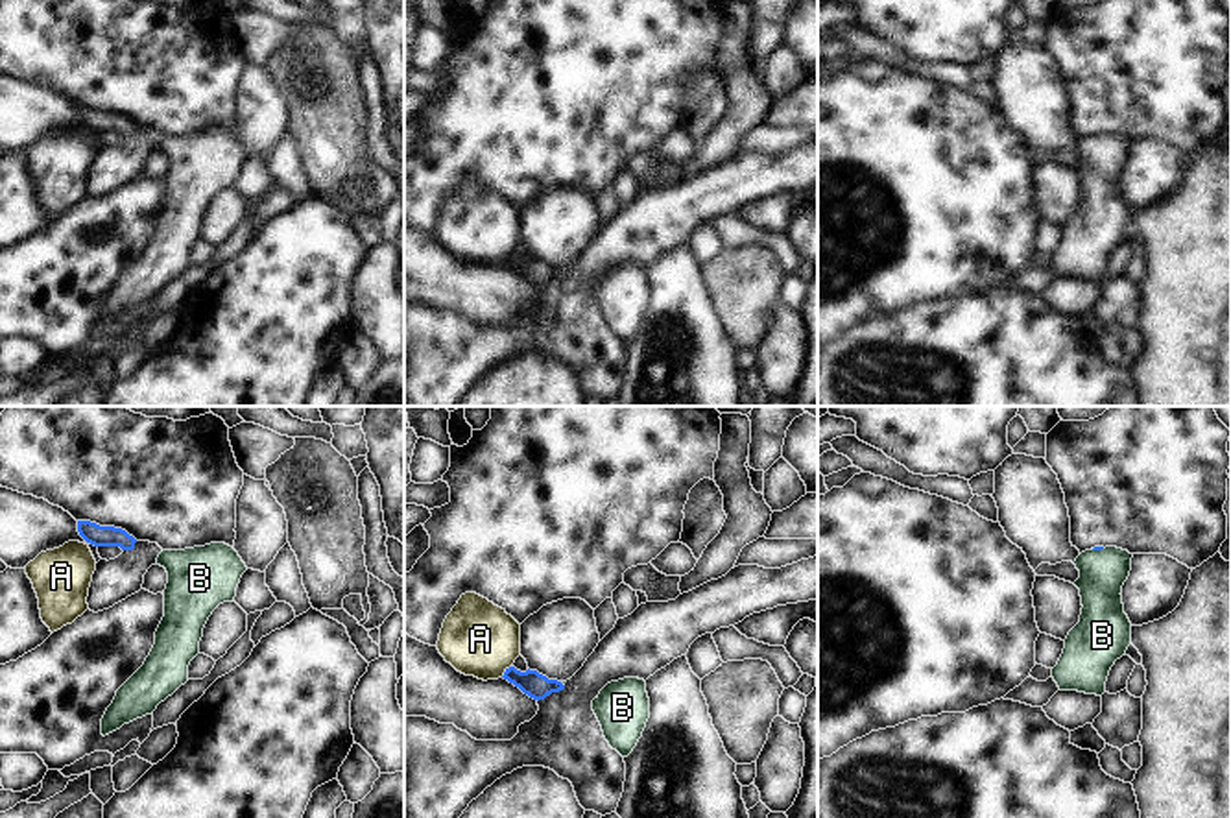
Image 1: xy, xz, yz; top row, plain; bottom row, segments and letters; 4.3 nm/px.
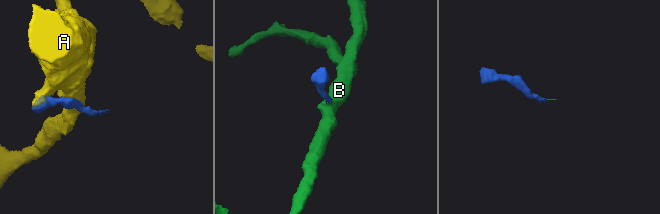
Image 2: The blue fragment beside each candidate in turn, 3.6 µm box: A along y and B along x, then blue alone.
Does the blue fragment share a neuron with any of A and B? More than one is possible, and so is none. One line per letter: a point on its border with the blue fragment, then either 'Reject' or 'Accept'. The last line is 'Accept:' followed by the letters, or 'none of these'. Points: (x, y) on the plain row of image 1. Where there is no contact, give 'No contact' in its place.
A: Touches blue at xz (506, 257). Reject
B: Touches blue at yz (1097, 135). Accept
Accept: B

